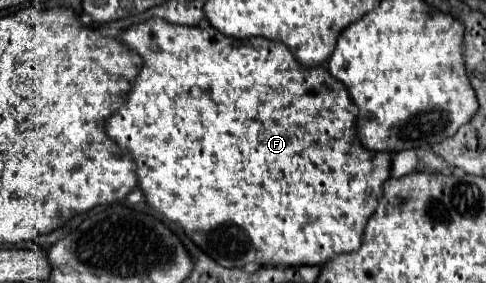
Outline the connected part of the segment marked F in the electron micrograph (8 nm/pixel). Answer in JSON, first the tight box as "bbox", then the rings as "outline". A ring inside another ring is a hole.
{"bbox":[104,19,390,267],"outline":[[[148,19],[130,25],[122,31],[120,41],[142,57],[138,75],[130,81],[126,103],[106,119],[104,131],[114,139],[136,163],[138,189],[142,189],[146,203],[152,211],[160,213],[164,221],[182,227],[186,237],[194,241],[206,255],[210,255],[222,267],[244,267],[246,263],[258,265],[322,265],[340,253],[350,253],[360,247],[362,231],[368,217],[374,213],[384,181],[390,177],[390,153],[372,153],[356,139],[354,121],[358,115],[356,105],[350,101],[346,87],[328,75],[326,67],[304,67],[300,65],[286,45],[272,43],[264,37],[234,39],[226,37],[214,27],[182,27],[172,25],[164,19]]]}

